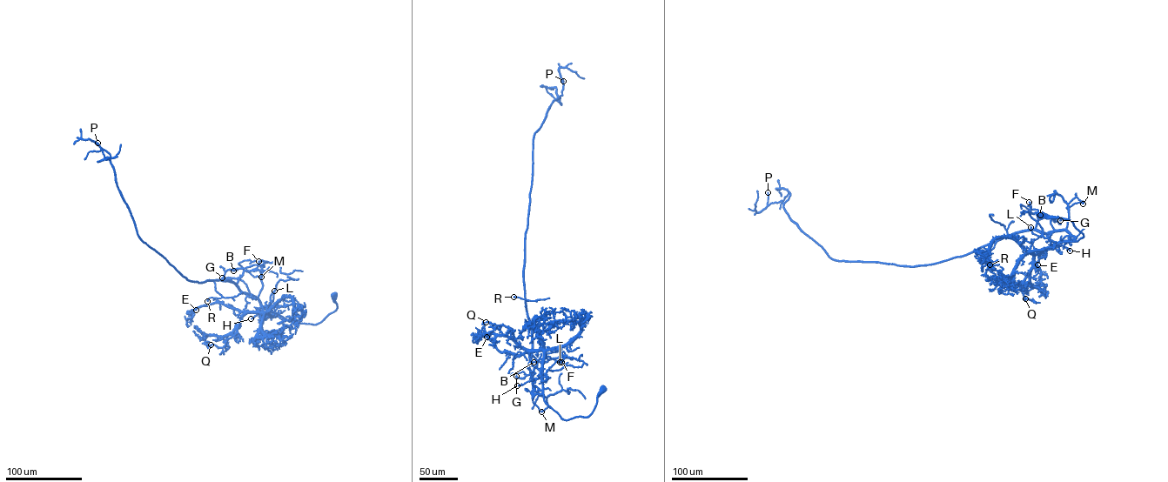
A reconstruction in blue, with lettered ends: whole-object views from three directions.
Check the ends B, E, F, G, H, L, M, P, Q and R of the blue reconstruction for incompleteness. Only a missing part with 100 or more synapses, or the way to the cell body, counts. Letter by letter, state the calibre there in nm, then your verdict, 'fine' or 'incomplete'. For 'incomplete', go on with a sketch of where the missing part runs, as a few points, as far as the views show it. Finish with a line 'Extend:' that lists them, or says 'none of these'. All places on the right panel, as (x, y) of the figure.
B: calibre 550 nm; fine
E: calibre 120 nm; fine
F: calibre 650 nm; fine
G: calibre 650 nm; fine
H: calibre 460 nm; fine
L: calibre 440 nm; fine
M: calibre 480 nm; fine
P: calibre 320 nm; fine
Q: calibre 180 nm; fine
R: calibre 650 nm; fine
Extend: none of these

